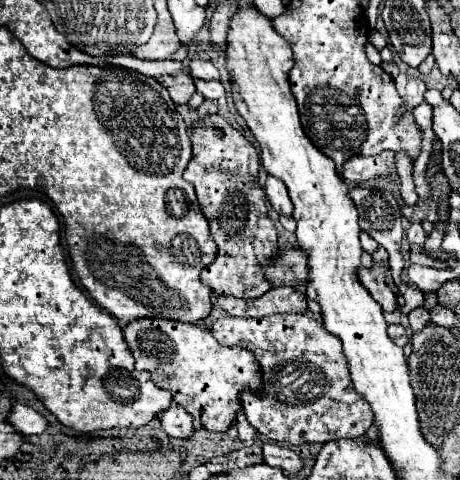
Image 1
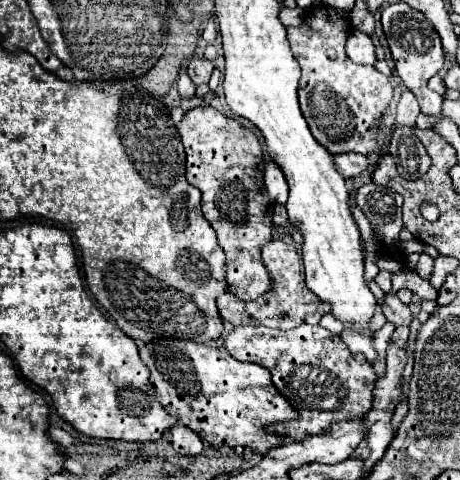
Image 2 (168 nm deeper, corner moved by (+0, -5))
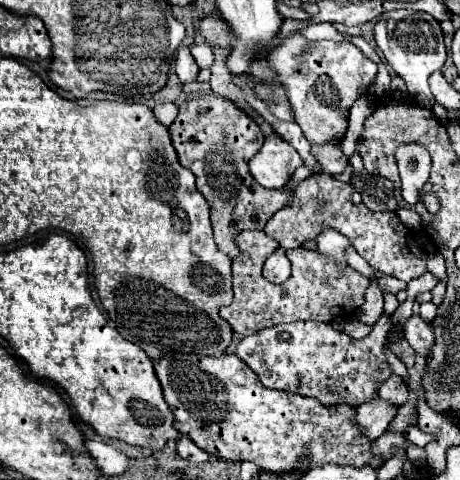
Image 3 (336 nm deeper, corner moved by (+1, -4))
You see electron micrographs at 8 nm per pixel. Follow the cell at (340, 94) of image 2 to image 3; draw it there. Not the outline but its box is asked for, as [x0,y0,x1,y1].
[270,34,376,146]

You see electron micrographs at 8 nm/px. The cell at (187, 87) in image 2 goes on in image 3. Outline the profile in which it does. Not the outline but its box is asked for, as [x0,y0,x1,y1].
[174,46,200,84]

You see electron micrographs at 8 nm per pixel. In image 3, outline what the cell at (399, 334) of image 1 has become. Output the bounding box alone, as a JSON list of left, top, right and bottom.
[378,374,408,408]

